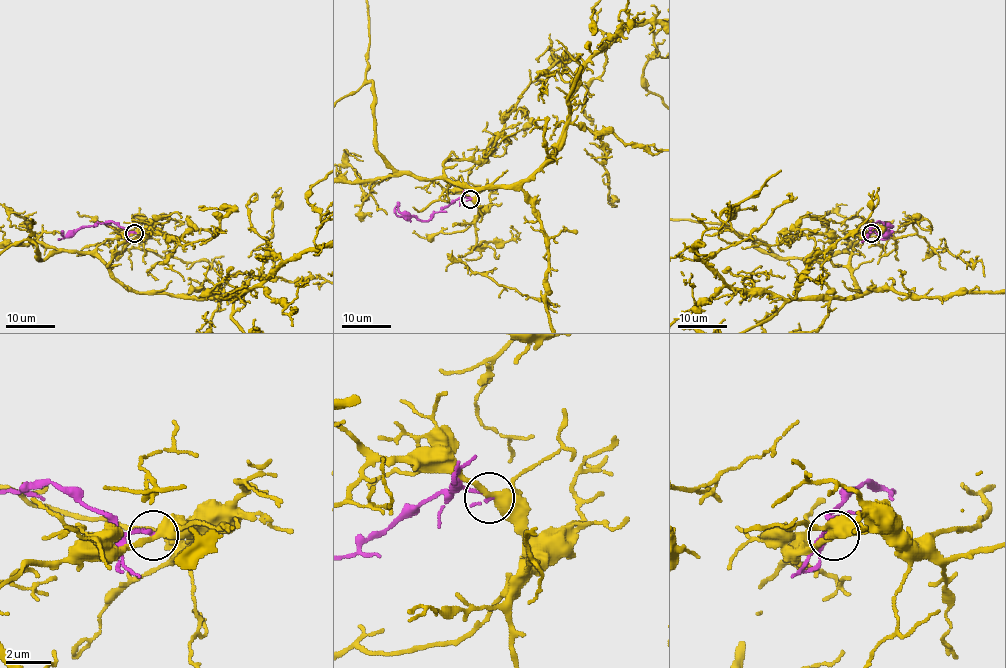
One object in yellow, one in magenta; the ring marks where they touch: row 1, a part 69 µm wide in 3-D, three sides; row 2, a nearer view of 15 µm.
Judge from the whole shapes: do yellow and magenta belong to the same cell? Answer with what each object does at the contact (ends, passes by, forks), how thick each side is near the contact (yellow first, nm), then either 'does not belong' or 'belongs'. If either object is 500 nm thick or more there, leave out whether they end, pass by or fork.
yellow passes by; magenta ends; calibres 420 and 200 nm; does not belong

